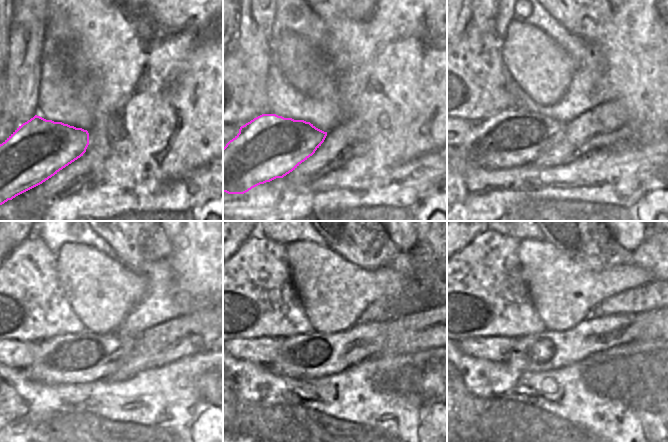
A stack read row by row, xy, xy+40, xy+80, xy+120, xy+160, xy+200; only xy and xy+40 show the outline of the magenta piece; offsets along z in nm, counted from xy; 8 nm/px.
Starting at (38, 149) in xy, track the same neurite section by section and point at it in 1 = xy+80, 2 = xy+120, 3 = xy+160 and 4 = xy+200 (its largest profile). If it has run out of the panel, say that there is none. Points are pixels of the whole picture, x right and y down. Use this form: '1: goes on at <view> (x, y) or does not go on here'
1: goes on at xy+80 (509, 138)
2: goes on at xy+120 (83, 357)
3: goes on at xy+160 (314, 355)
4: goes on at xy+200 (549, 350)

